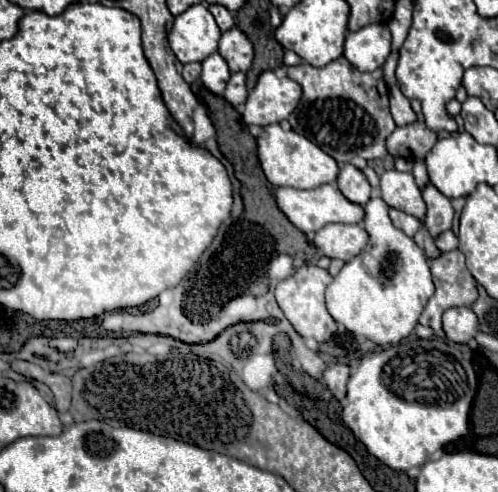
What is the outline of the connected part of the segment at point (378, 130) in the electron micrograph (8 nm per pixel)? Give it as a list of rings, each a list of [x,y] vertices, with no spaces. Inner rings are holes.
[[[338,57],[320,69],[308,63],[288,67],[288,77],[304,91],[298,109],[288,119],[296,133],[318,145],[340,167],[352,163],[354,157],[370,161],[384,159],[388,155],[386,137],[396,129],[396,123],[390,115],[388,89],[382,69],[376,69],[374,73],[360,73],[346,57]],[[350,101],[354,105],[350,105]]]

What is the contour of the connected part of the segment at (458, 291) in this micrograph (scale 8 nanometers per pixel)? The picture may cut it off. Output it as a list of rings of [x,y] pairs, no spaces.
[[[456,249],[456,251],[448,251],[448,253],[442,253],[438,259],[432,259],[430,261],[430,269],[432,269],[432,277],[434,277],[434,285],[436,285],[436,293],[430,297],[428,305],[424,307],[418,323],[420,325],[428,325],[434,329],[436,337],[444,339],[444,331],[442,331],[442,313],[450,307],[470,307],[476,297],[478,297],[478,291],[476,291],[476,281],[474,277],[470,275],[466,263],[464,263],[464,257],[462,253]]]

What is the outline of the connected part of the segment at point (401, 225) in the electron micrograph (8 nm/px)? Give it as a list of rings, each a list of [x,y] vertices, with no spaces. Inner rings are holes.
[[[390,209],[390,219],[392,219],[392,223],[394,223],[400,231],[404,231],[408,237],[414,237],[414,233],[422,227],[422,221],[420,221],[420,219],[416,219],[416,217],[408,215],[408,213],[402,213],[402,211],[398,211],[398,209]]]

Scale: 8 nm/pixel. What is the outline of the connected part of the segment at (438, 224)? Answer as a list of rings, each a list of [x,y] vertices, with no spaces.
[[[430,183],[422,191],[422,195],[424,195],[424,201],[426,201],[424,225],[426,225],[428,233],[432,235],[432,239],[436,241],[440,233],[444,233],[452,227],[454,209],[450,205],[450,199],[444,197],[442,193],[438,193],[438,189],[434,189],[434,185],[430,185]]]

